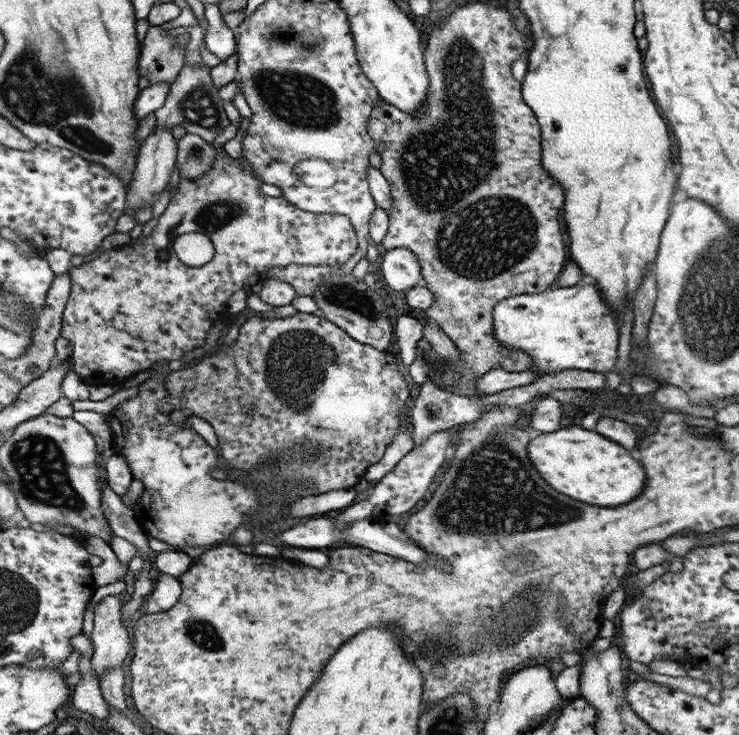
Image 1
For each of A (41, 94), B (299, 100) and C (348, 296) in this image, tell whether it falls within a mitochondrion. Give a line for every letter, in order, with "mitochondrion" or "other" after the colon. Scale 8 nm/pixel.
A: mitochondrion
B: mitochondrion
C: mitochondrion

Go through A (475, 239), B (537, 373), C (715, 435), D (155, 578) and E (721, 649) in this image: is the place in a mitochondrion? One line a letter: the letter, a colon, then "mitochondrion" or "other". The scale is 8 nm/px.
A: mitochondrion
B: other
C: other
D: other
E: other

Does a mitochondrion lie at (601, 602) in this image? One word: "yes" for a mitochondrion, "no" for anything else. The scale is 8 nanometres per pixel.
no

